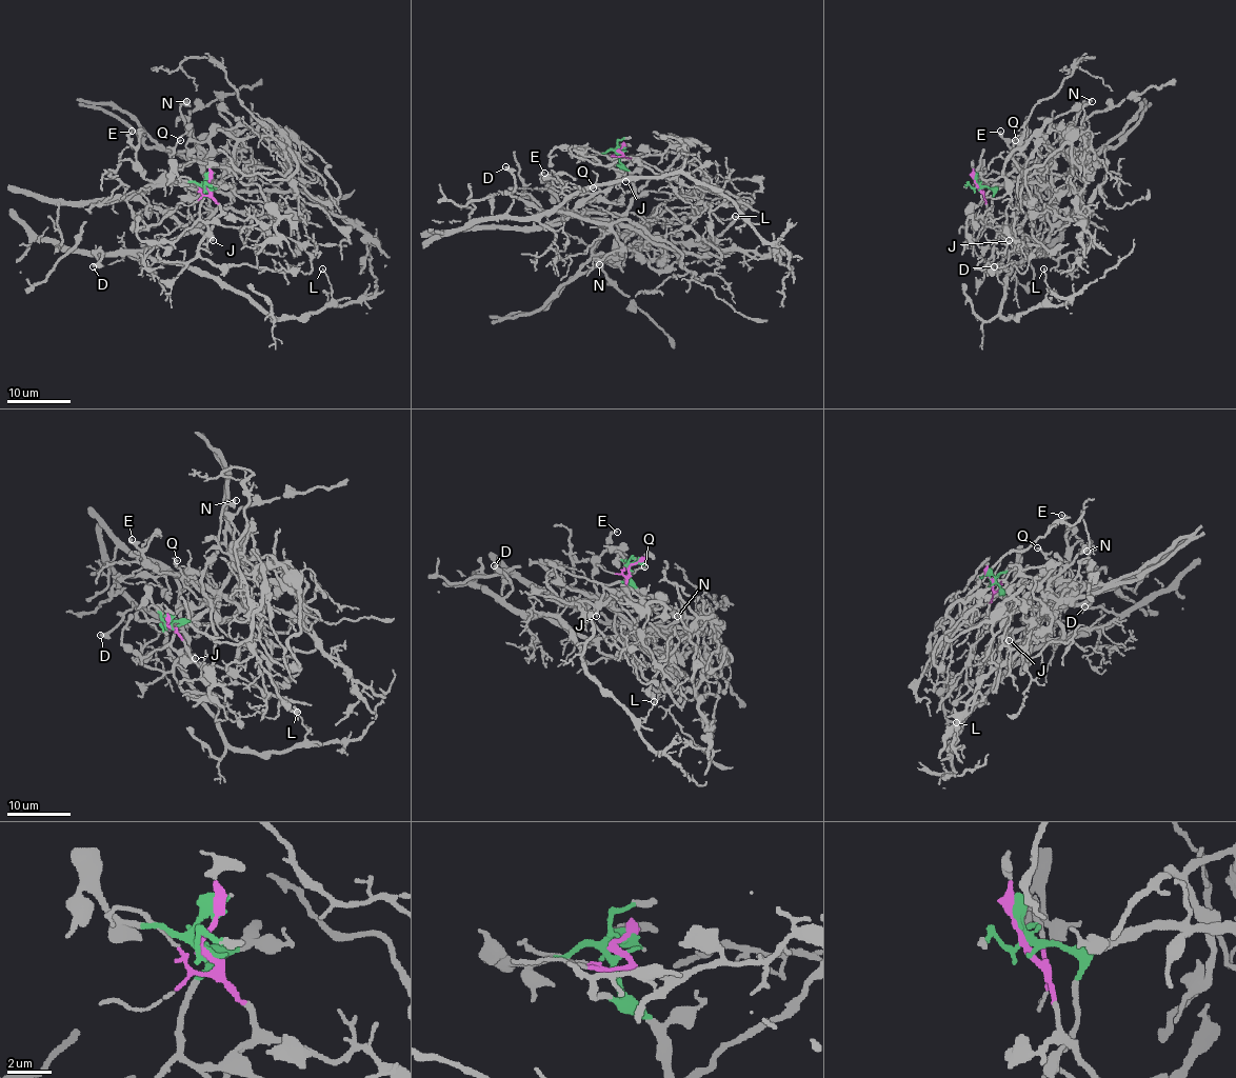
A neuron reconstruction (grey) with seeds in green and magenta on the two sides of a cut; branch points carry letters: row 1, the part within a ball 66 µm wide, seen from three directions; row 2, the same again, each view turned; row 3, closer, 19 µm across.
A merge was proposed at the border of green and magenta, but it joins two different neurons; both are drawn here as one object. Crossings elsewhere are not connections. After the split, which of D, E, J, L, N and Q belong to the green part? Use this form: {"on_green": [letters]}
{"on_green": ["D", "E", "J", "L", "N", "Q"]}

